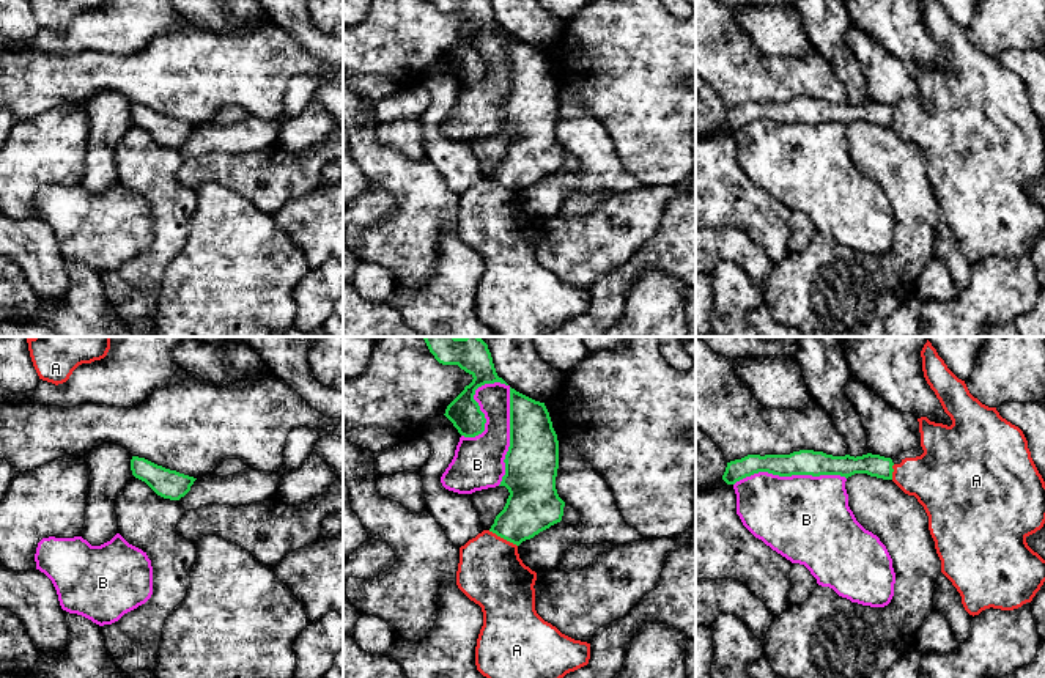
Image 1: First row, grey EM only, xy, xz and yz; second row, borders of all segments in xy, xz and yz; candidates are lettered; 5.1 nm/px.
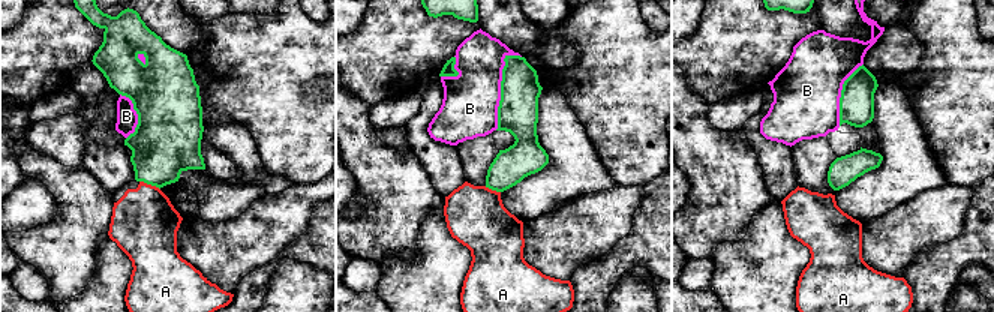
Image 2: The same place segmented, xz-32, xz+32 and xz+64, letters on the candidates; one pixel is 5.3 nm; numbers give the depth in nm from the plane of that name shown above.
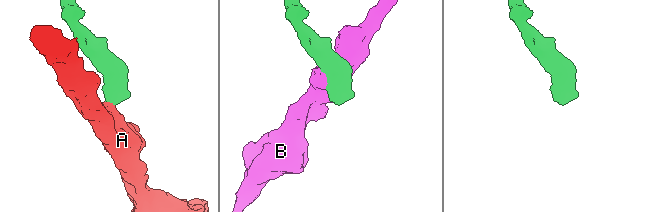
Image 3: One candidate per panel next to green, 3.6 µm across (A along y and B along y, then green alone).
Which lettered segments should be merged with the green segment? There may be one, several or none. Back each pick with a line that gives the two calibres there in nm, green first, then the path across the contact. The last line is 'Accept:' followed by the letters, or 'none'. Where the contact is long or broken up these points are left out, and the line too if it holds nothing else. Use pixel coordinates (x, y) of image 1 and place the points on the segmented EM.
Accept: none

